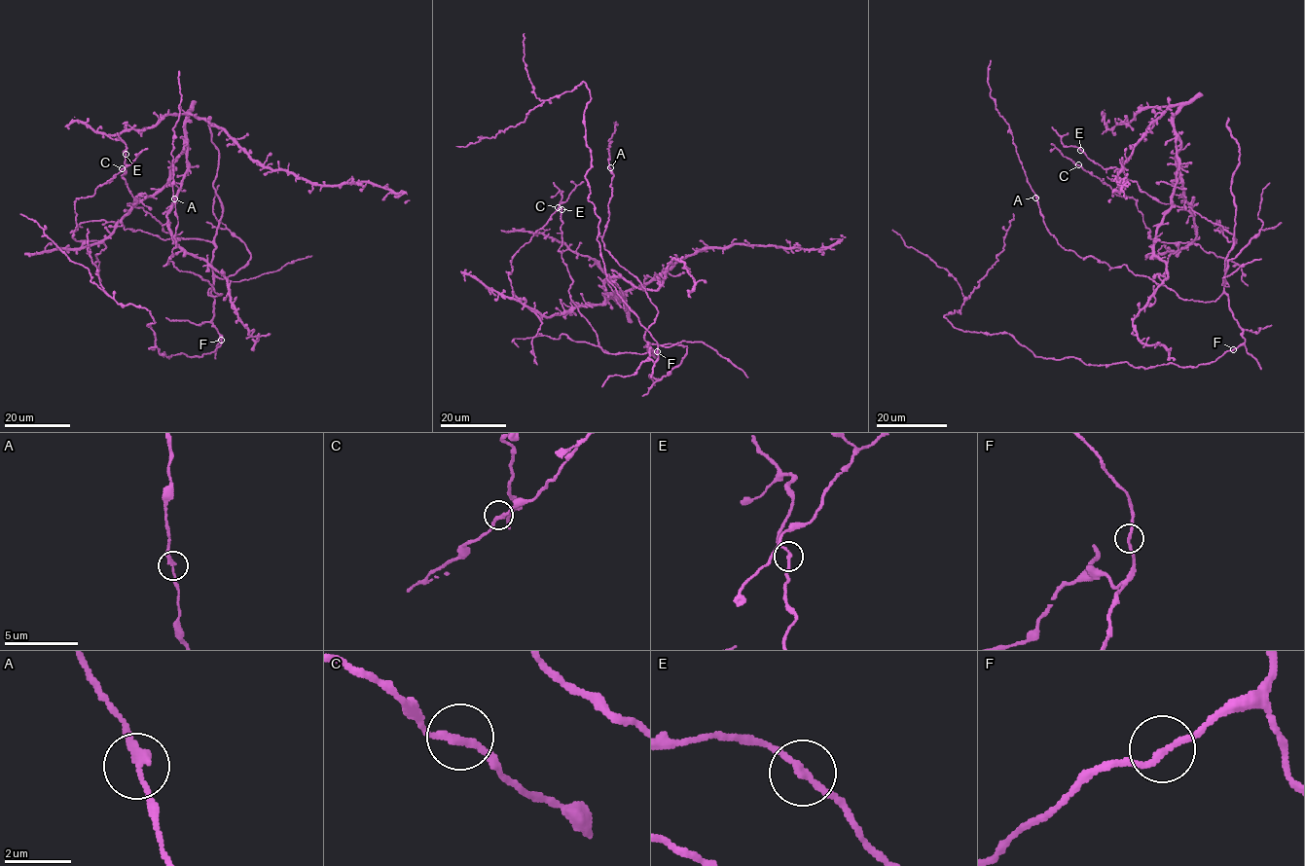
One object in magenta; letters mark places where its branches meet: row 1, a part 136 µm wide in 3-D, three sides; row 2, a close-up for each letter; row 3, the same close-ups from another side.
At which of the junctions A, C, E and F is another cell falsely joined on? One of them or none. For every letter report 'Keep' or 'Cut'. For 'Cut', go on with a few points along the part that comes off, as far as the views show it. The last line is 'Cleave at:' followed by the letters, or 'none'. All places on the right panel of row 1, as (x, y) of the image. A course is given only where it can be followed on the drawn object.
A: Keep
C: Keep
E: Keep
F: Keep
Cleave at: none

